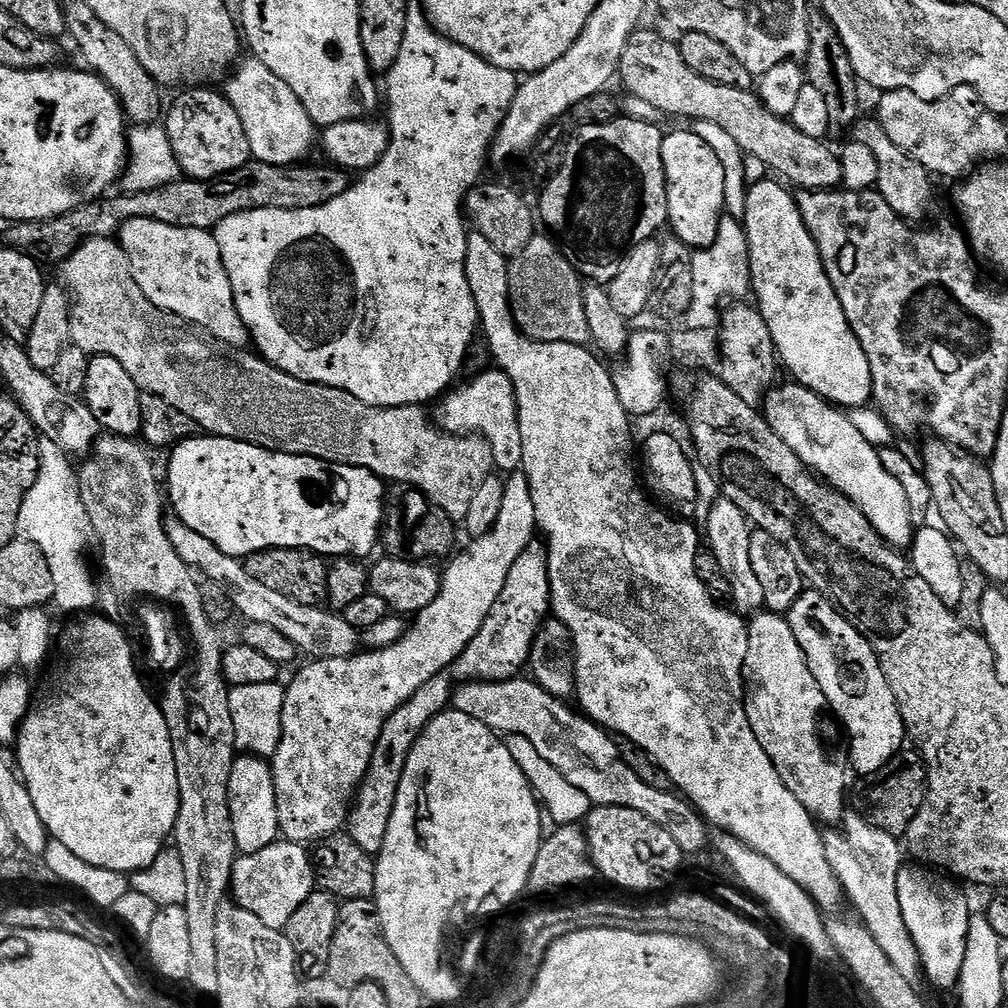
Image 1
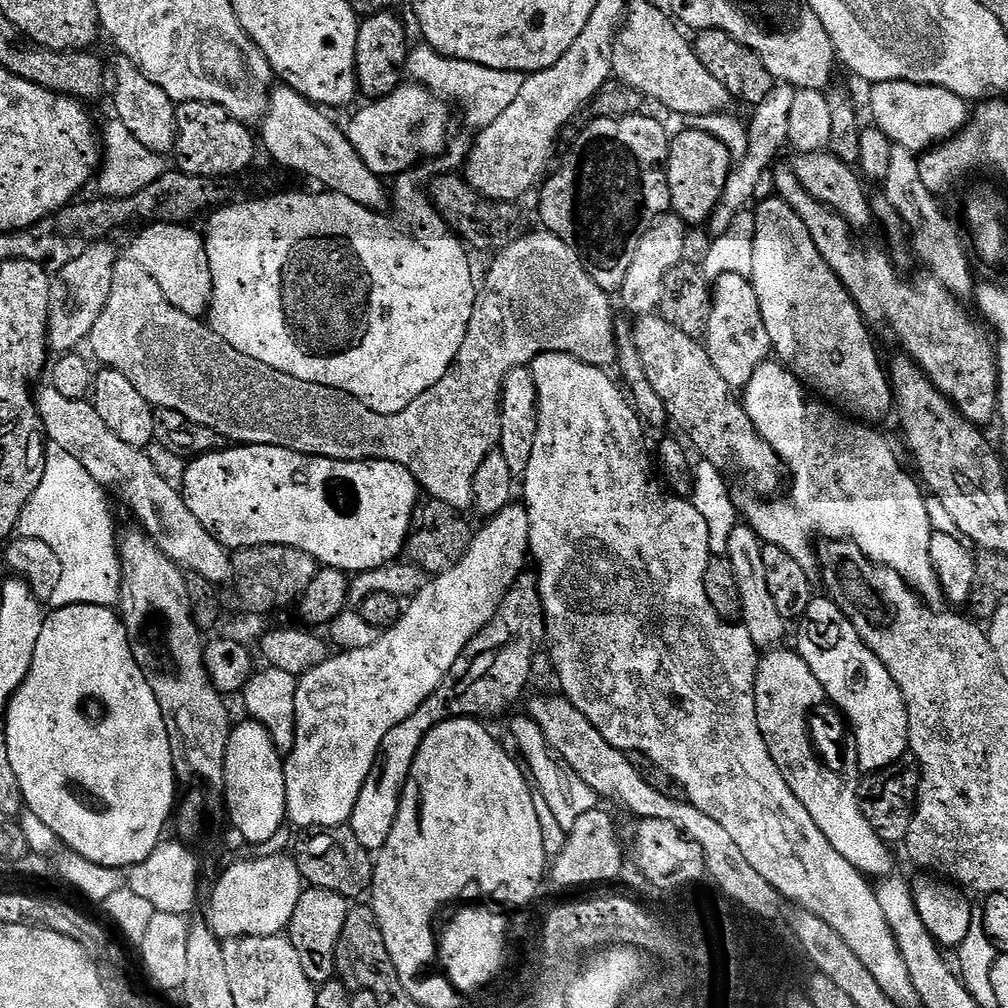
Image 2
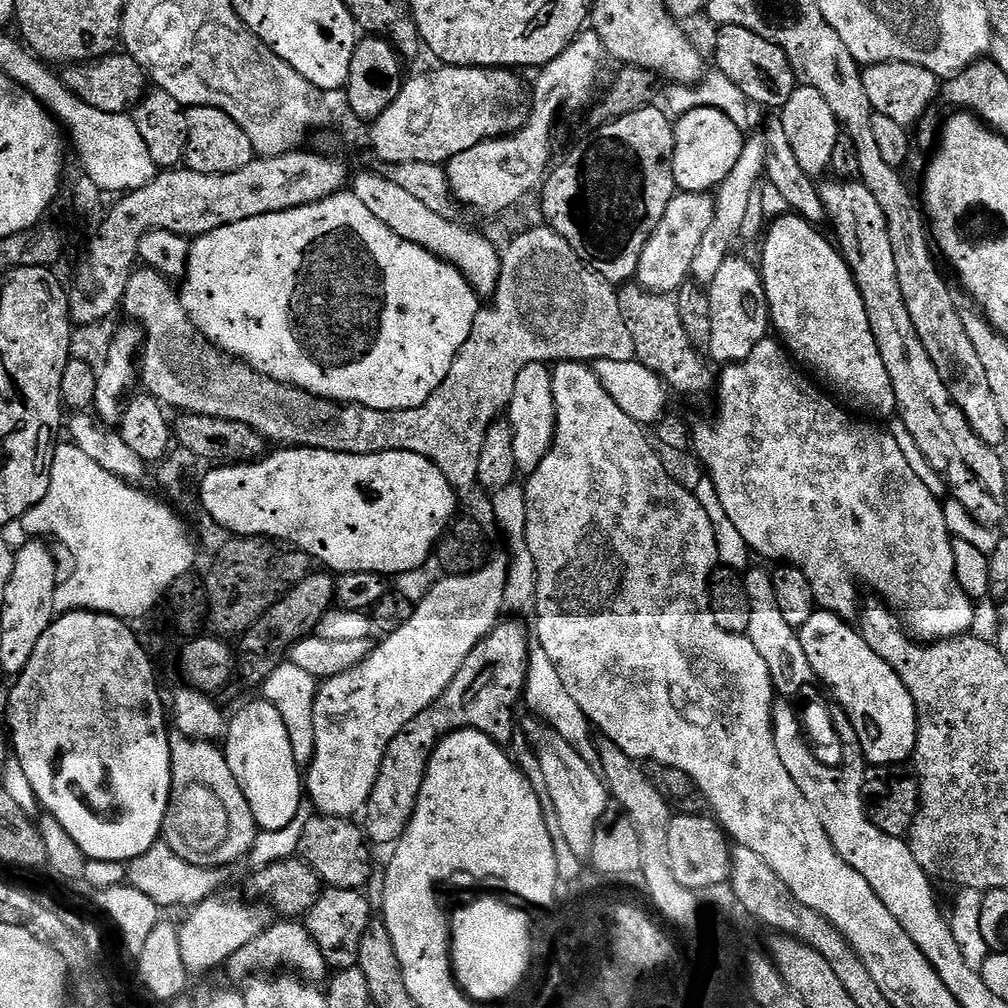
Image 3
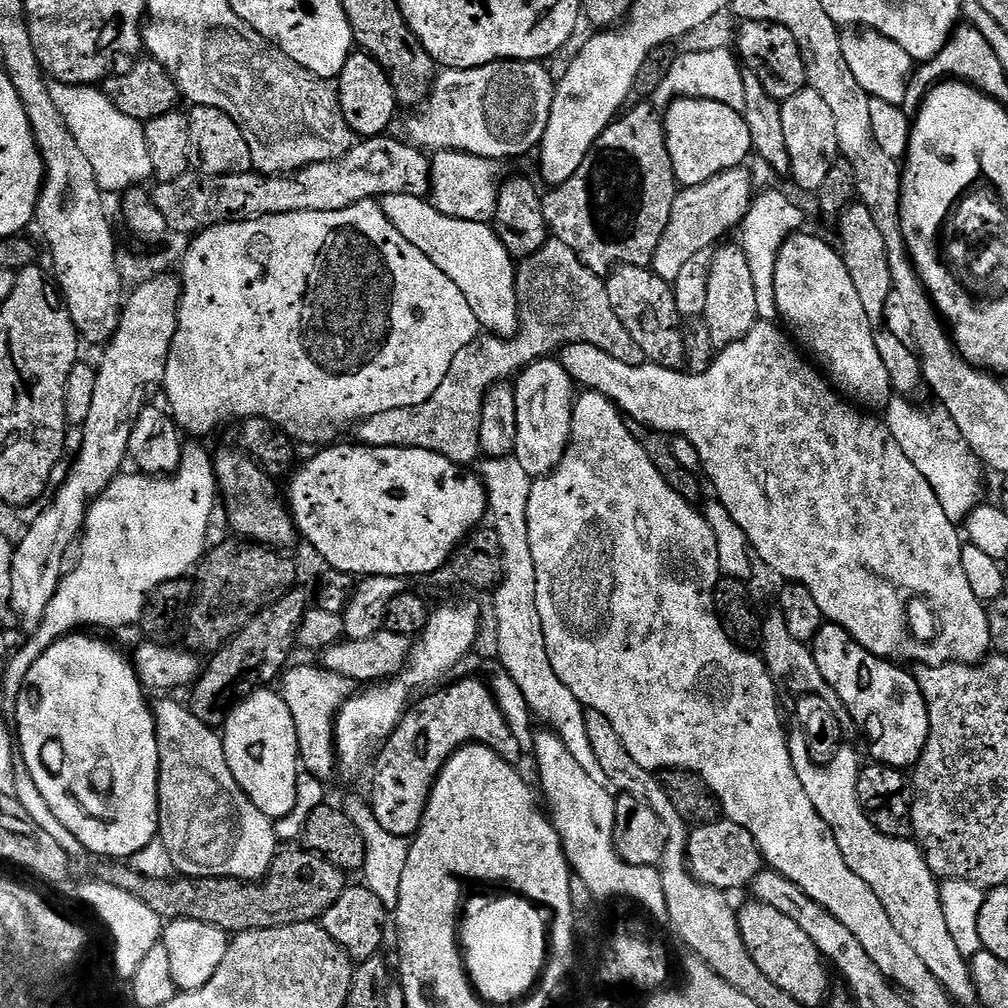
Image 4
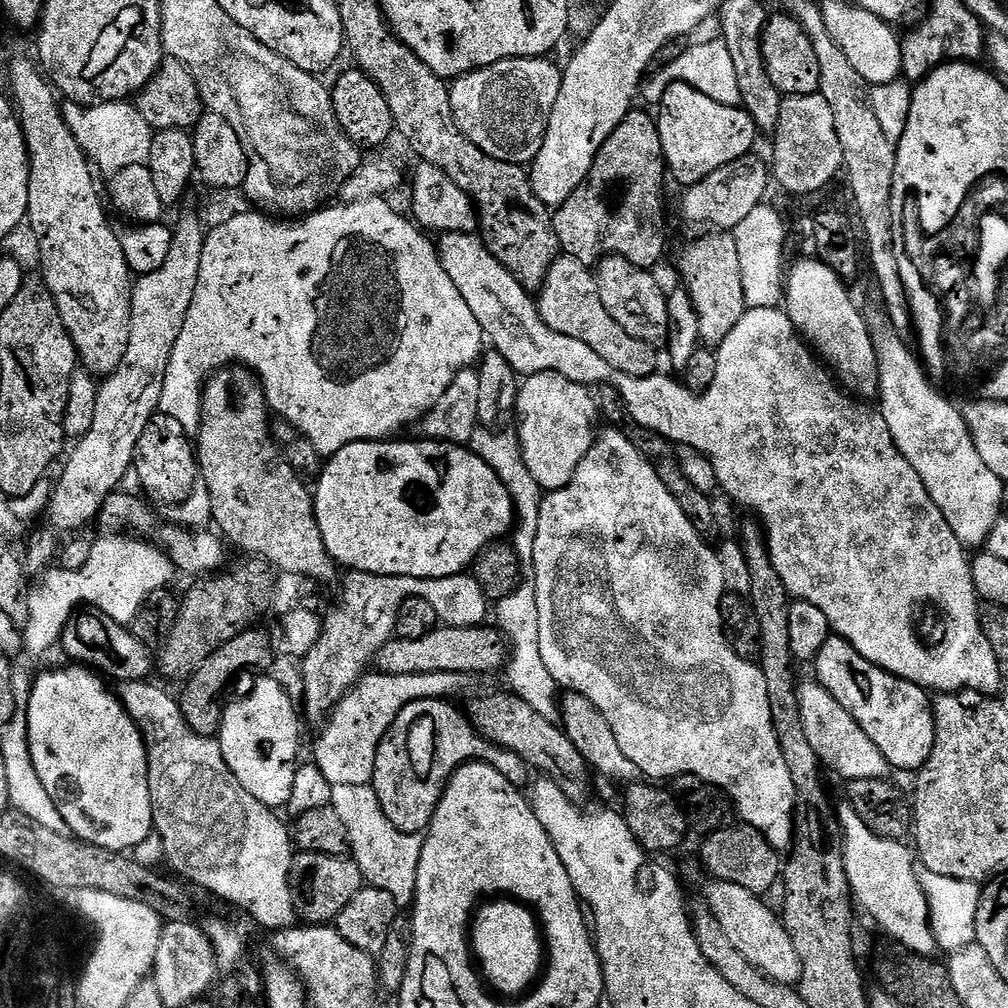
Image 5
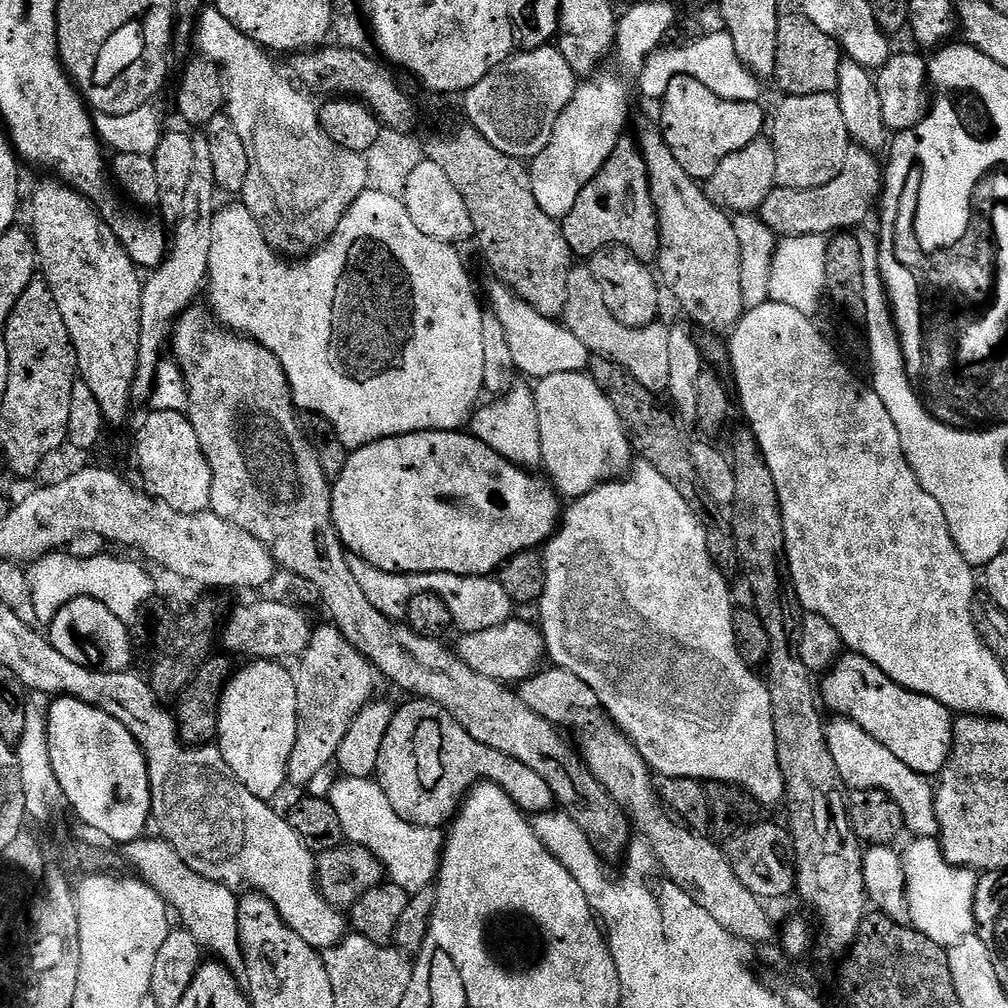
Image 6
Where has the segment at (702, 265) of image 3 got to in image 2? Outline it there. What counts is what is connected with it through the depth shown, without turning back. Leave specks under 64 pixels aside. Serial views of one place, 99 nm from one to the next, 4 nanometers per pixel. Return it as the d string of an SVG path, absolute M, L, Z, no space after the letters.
M777 83L771 90L766 102L755 105L751 109L752 121L747 121L748 145L746 146L746 158L737 161L732 173L726 178L726 186L722 190L722 198L718 206L712 212L712 218L708 221L707 231L712 231L713 237L725 234L730 229L730 224L739 212L747 209L756 200L756 191L765 183L766 173L777 163L779 154L788 144L790 134L790 110L794 107L794 98L797 89L791 84Z

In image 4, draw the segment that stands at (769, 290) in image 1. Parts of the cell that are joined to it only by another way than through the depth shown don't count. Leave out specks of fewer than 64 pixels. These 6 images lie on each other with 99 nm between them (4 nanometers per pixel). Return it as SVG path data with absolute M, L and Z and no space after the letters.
M793 234L778 254L778 266L774 270L774 292L779 319L787 325L791 335L809 353L813 352L811 355L815 363L827 373L831 383L849 401L868 410L887 409L888 401L894 396L890 374L886 374L886 366L882 366L882 358L878 355L878 346L874 346L874 326L870 318L866 318L866 310L862 310L858 290L854 290L854 281L850 278L850 270L846 270L844 257L833 245L832 249L826 241L819 240L816 236L804 235Z

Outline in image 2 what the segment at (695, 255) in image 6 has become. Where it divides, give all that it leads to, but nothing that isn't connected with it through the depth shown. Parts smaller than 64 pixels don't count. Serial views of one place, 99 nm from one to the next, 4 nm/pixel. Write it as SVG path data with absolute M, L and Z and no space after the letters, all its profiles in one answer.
M722 274L714 280L711 289L708 335L703 337L702 343L723 380L732 389L742 390L750 378L754 378L758 366L773 355L770 334L766 334L766 322L762 322L762 306L758 306L758 294L754 294L751 279L741 274Z

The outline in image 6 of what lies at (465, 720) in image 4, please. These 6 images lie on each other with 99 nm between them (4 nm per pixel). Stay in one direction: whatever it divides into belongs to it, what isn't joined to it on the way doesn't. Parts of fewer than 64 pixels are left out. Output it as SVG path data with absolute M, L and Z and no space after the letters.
M419 698L407 702L395 709L376 767L386 797L406 822L443 829L460 811L465 796L483 780L504 788L525 814L553 811L550 786L530 766L474 742L442 706Z

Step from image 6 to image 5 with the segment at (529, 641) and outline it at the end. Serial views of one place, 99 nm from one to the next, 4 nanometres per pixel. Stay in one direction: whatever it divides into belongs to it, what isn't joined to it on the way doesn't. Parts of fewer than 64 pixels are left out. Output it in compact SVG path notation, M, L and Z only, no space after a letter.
M437 626L430 634L413 640L394 638L376 653L375 667L386 674L430 674L431 672L496 672L510 660L509 639L496 626L450 628Z

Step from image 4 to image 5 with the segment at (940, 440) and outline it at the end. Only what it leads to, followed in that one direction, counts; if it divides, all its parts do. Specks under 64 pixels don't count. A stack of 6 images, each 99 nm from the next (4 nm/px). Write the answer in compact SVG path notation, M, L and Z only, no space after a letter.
M884 318L876 321L873 319L870 327L874 350L878 354L878 362L882 365L878 411L886 418L886 426L890 426L890 434L898 450L907 458L910 466L918 470L930 498L934 498L938 510L942 510L946 522L950 522L950 530L954 530L958 542L968 550L983 549L995 524L1002 517L1000 507L1004 504L1005 481L1001 480L998 474L994 474L994 470L990 470L986 462L982 462L982 454L978 454L978 446L974 444L974 438L964 421L963 411L959 407L955 408L942 393L936 392L935 386L928 381L930 376L921 357L913 349L913 353L908 349L908 344L904 341L907 339Z

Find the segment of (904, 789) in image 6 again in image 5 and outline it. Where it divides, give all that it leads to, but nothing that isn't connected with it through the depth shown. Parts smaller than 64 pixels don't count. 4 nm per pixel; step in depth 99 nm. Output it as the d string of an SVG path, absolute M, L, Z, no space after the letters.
M801 679L798 684L800 717L821 761L845 776L845 781L848 782L885 779L890 772L888 759L882 754L882 750L878 750L878 746L869 738L866 730L858 726L850 710L846 710L846 706L842 706L842 702L838 702L838 698L834 698L834 694L828 692L815 679L803 680Z

